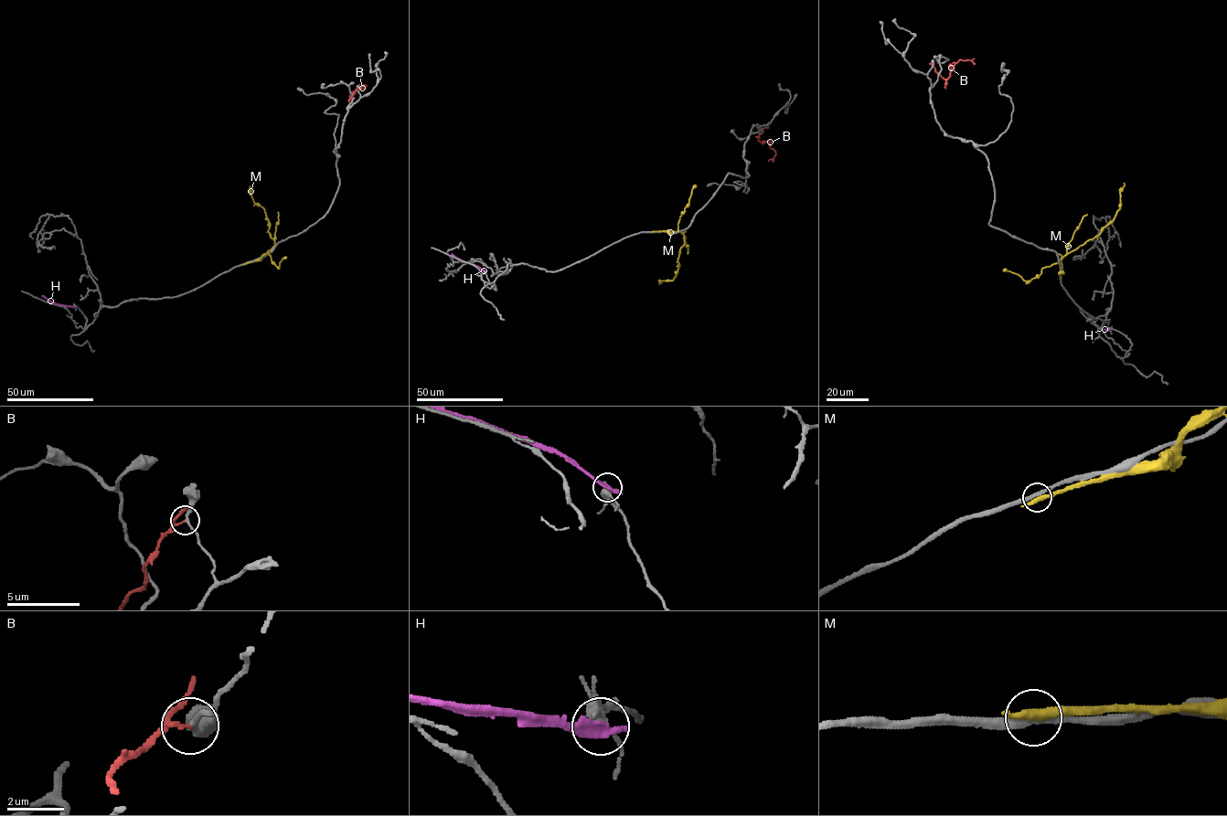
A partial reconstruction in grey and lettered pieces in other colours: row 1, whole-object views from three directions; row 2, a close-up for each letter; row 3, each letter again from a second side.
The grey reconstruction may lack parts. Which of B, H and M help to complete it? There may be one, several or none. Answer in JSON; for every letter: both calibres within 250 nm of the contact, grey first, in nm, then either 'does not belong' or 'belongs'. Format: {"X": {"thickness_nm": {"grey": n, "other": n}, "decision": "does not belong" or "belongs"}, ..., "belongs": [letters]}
{"B": {"thickness_nm": {"grey": 200, "other": 90}, "decision": "does not belong"}, "H": {"thickness_nm": {"grey": 320, "other": 360}, "decision": "does not belong"}, "M": {"thickness_nm": {"grey": 240, "other": 420}, "decision": "does not belong"}, "belongs": []}

